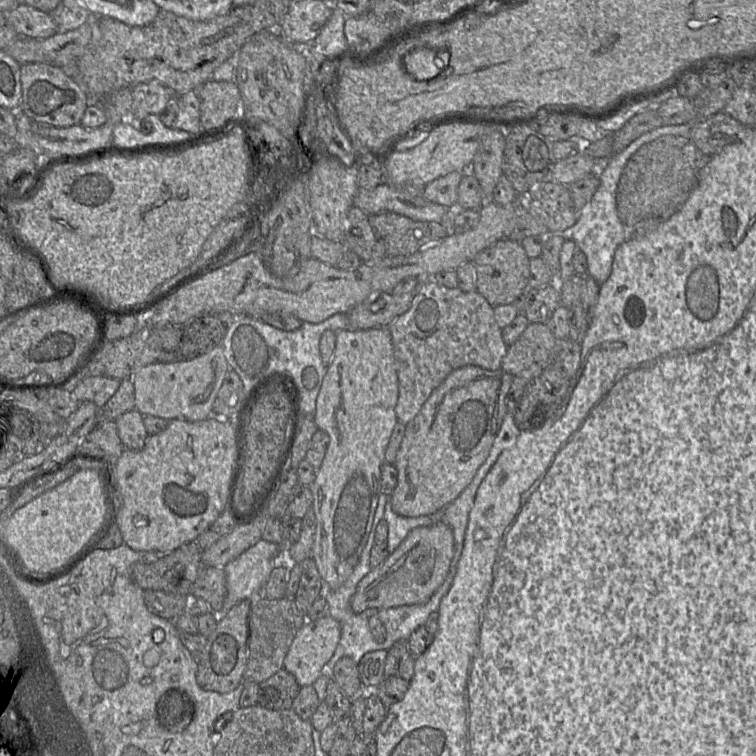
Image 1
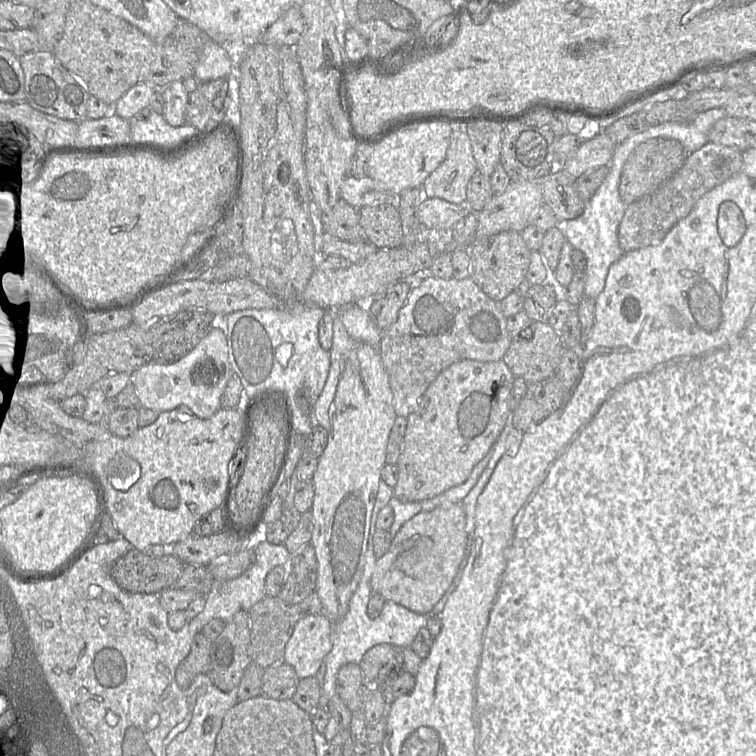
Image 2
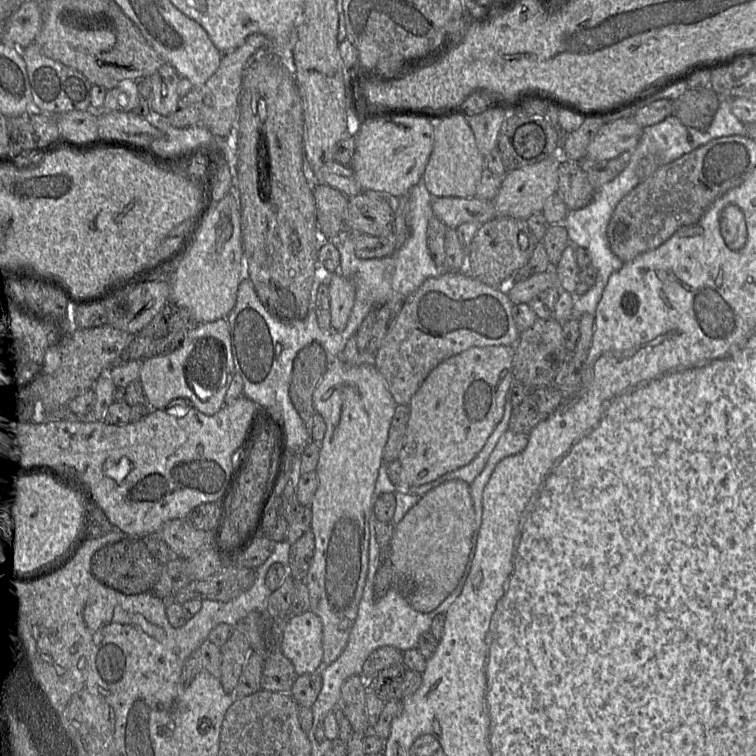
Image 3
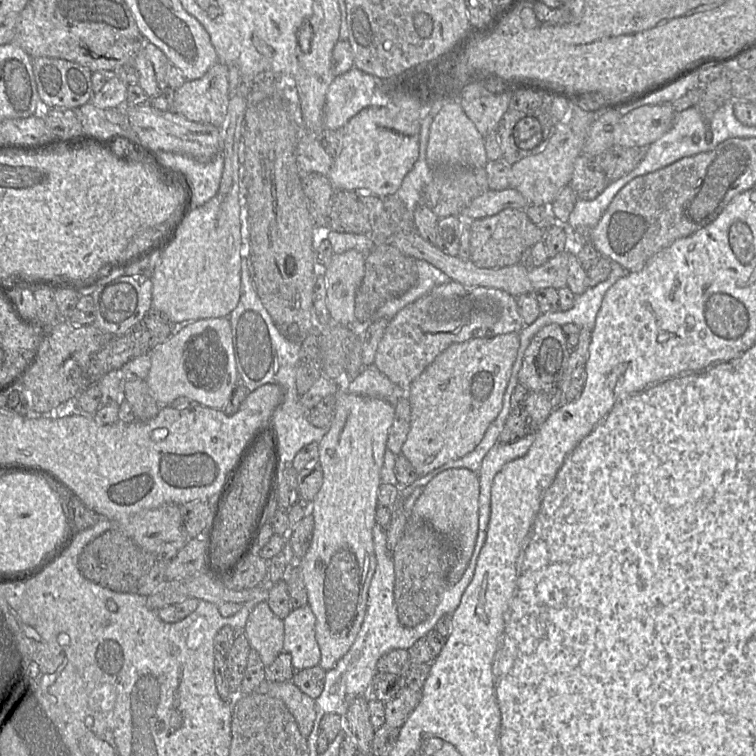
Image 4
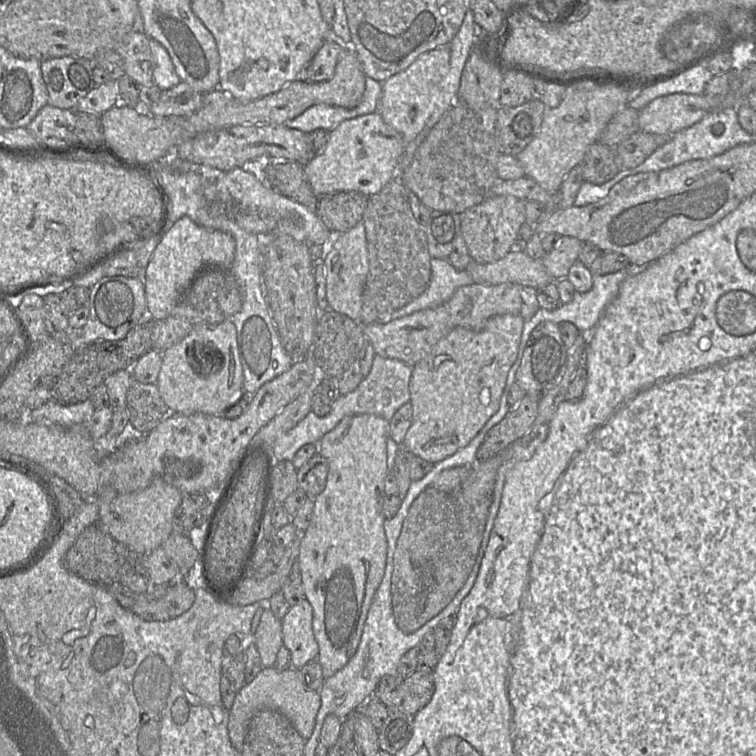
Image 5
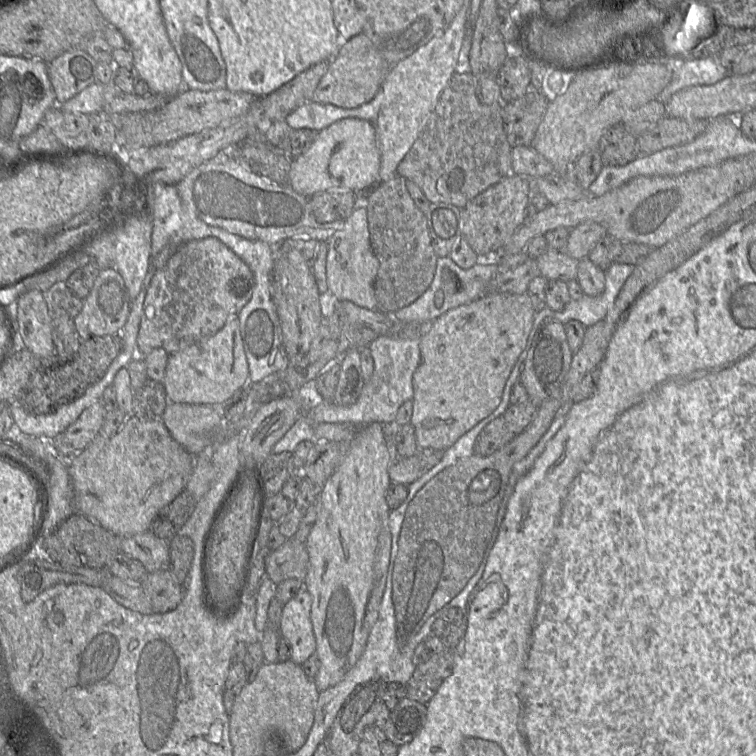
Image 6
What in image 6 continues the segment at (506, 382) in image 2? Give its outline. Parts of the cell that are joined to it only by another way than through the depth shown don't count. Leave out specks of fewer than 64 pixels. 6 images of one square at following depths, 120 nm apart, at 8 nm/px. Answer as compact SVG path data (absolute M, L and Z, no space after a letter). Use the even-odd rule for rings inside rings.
M488 292L427 325L419 339L420 363L412 376L410 423L419 449L448 449L498 407L534 316L526 293Z

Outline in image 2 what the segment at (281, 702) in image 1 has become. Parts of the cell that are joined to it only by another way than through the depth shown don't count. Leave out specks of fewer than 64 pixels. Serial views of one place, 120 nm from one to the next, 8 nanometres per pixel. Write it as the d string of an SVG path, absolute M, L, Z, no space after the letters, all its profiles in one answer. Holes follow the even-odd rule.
M281 661L264 670L261 694L275 700L291 699L299 681L294 668Z

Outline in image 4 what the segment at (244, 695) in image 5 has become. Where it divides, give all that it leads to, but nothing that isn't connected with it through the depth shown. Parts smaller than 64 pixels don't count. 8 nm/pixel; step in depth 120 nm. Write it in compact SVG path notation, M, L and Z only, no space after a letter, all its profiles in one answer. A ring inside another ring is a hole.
M265 679L255 693L283 701L295 718L301 735L304 738L310 735L316 718L315 700L304 694L292 681L272 682Z

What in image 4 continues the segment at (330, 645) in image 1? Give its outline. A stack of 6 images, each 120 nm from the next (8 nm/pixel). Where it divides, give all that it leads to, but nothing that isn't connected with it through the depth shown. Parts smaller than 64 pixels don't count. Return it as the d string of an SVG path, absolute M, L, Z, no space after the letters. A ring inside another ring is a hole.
M309 605L292 610L283 622L283 651L291 655L294 671L319 665L320 648L315 638L316 618Z

